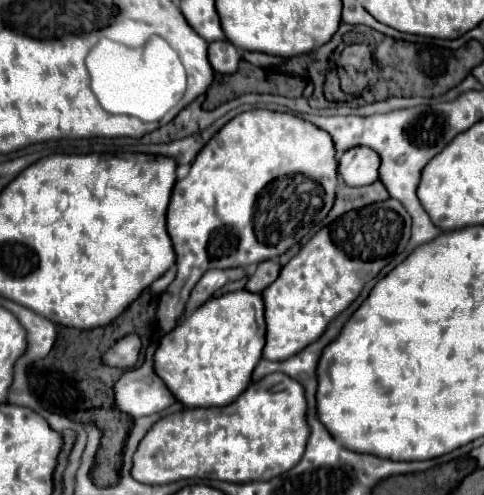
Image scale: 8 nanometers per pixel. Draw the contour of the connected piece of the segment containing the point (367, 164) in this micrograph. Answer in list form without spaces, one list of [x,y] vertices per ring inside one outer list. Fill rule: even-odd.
[[[354,146],[342,154],[338,174],[348,186],[366,186],[378,180],[378,166],[380,156],[374,150],[366,146]]]

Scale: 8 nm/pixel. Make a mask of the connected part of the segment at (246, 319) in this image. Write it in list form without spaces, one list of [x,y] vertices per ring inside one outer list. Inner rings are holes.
[[[238,290],[218,298],[210,298],[206,304],[202,304],[202,308],[194,310],[188,318],[180,320],[180,324],[160,340],[160,346],[152,358],[154,372],[160,376],[160,380],[166,382],[166,388],[176,398],[176,402],[184,404],[186,408],[228,406],[250,384],[252,370],[262,358],[264,332],[264,304],[260,294]]]

